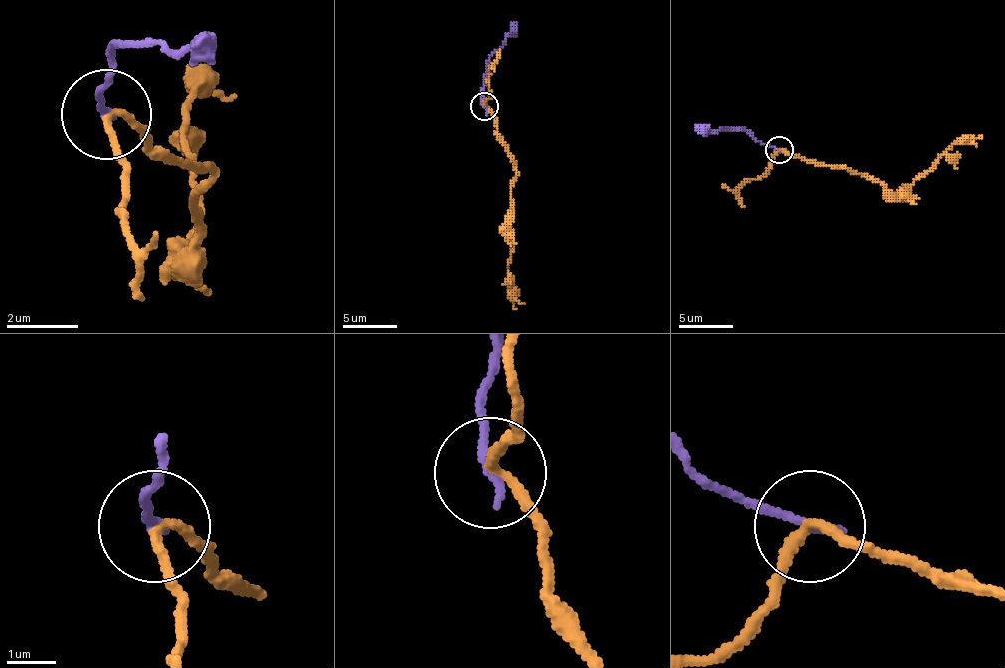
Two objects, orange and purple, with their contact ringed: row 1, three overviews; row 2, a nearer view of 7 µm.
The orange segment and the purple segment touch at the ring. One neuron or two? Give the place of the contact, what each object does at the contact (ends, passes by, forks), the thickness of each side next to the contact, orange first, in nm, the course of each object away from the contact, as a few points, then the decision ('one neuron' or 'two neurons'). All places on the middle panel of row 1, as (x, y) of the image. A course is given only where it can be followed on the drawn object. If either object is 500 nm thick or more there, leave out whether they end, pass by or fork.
at (484, 106); orange passes by; purple ends there; 200 nm thick on the orange side, 200 nm on the other; orange runs (483, 107), (494, 118), (516, 172), (511, 194), (508, 279), (513, 309); purple runs (483, 107), (486, 60), (516, 22); two neurons

